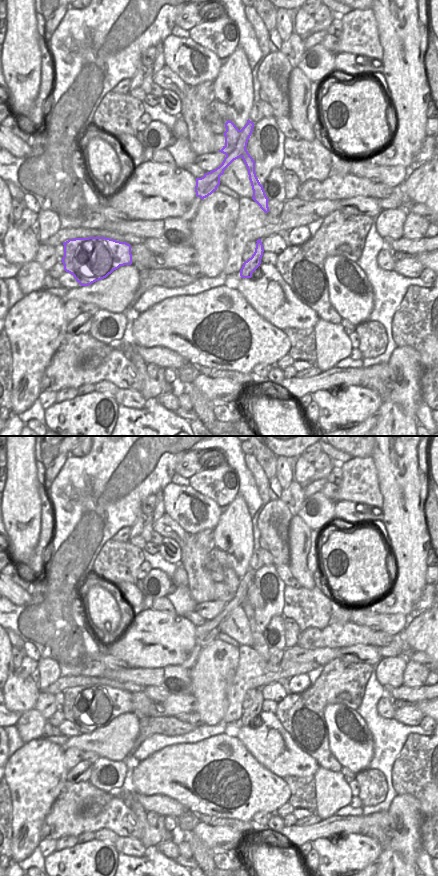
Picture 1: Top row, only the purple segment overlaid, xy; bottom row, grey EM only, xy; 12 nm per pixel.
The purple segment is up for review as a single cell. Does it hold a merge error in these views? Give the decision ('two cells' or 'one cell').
two cells

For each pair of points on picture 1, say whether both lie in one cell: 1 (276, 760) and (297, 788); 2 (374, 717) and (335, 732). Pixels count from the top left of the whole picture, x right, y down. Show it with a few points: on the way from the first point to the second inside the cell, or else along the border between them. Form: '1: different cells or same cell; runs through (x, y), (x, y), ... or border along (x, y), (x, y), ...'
1: different cells; border along (312, 775), (286, 775), (283, 778)
2: different cells; border along (355, 710), (365, 722), (373, 742)

